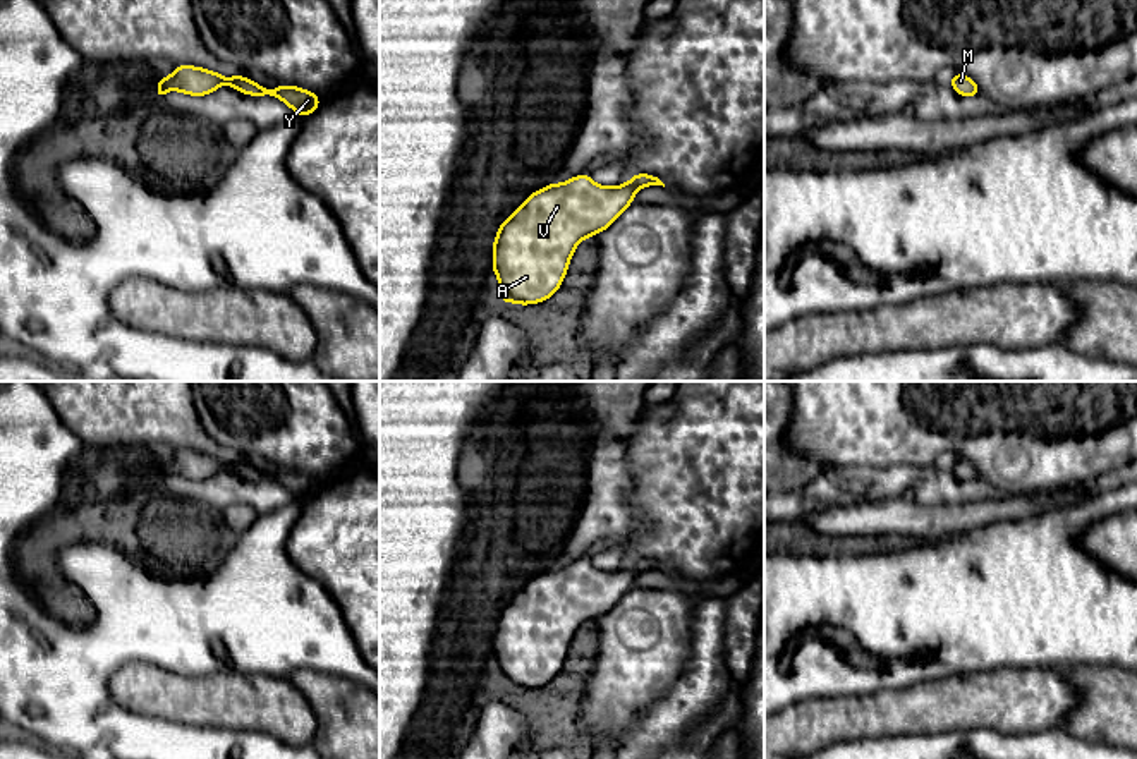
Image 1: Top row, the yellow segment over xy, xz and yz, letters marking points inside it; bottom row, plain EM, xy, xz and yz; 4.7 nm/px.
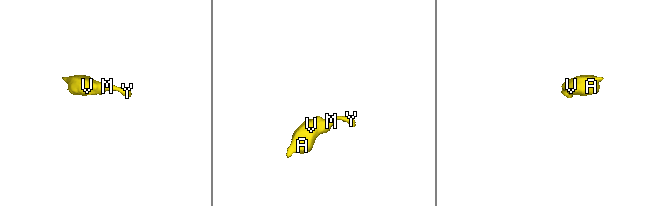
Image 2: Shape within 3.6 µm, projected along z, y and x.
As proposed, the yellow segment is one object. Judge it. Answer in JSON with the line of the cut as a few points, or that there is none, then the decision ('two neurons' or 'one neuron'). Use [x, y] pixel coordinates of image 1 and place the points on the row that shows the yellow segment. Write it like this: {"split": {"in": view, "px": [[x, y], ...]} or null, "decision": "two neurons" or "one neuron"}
{"split": null, "decision": "one neuron"}

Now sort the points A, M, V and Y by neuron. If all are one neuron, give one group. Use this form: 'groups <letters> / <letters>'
groups A M V Y

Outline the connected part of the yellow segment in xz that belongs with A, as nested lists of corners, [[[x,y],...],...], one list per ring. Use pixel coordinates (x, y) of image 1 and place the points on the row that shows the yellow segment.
[[[582,173],[532,192],[496,232],[491,252],[498,299],[519,306],[550,299],[577,244],[611,227],[634,203],[635,191],[648,185],[665,187],[649,173],[635,173],[618,187],[599,185]]]

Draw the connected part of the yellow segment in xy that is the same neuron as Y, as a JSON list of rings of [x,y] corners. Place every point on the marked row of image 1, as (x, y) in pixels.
[[[177,65],[170,77],[158,77],[158,89],[155,91],[155,98],[163,98],[170,89],[191,96],[206,96],[208,93],[216,91],[222,84],[230,84],[234,89],[249,96],[280,98],[295,112],[295,115],[301,117],[311,115],[321,103],[321,98],[302,88],[280,84],[277,89],[266,89],[254,81],[247,81],[242,74],[223,77],[218,72],[192,65]]]

